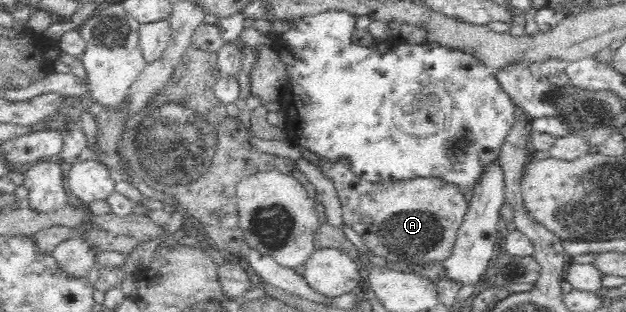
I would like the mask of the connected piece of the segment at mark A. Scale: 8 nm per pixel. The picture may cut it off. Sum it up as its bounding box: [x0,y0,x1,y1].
[318,159,469,273]

